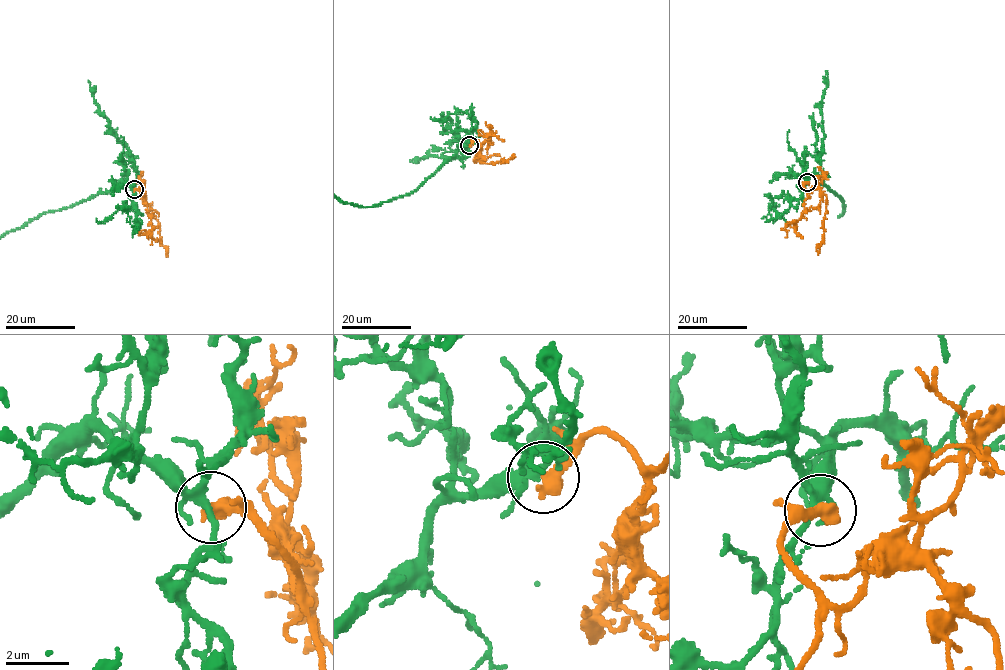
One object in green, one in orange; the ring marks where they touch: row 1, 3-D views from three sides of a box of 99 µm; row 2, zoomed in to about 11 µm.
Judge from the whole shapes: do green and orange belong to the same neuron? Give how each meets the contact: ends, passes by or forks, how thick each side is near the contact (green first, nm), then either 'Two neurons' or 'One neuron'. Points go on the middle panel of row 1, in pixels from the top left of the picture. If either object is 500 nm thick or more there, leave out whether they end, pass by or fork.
At the ring green forks. At the ring orange ends. Thickness 220 nm (green) against 480 nm. One neuron

